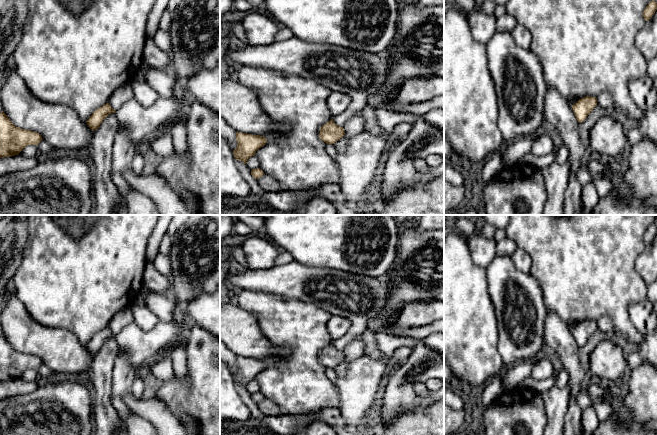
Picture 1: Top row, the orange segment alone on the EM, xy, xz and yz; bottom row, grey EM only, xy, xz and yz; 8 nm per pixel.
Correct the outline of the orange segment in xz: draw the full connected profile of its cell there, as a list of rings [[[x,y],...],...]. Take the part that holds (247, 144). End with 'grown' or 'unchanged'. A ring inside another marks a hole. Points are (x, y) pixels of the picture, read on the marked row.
[[[236,132],[237,148],[233,150],[235,160],[240,160],[244,164],[248,159],[255,156],[257,150],[267,143],[264,136]]] | unchanged

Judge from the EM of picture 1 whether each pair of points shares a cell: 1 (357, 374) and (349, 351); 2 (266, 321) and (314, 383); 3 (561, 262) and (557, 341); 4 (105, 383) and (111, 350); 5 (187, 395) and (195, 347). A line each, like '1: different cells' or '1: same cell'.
1: different cells
2: same cell
3: different cells
4: same cell
5: same cell

